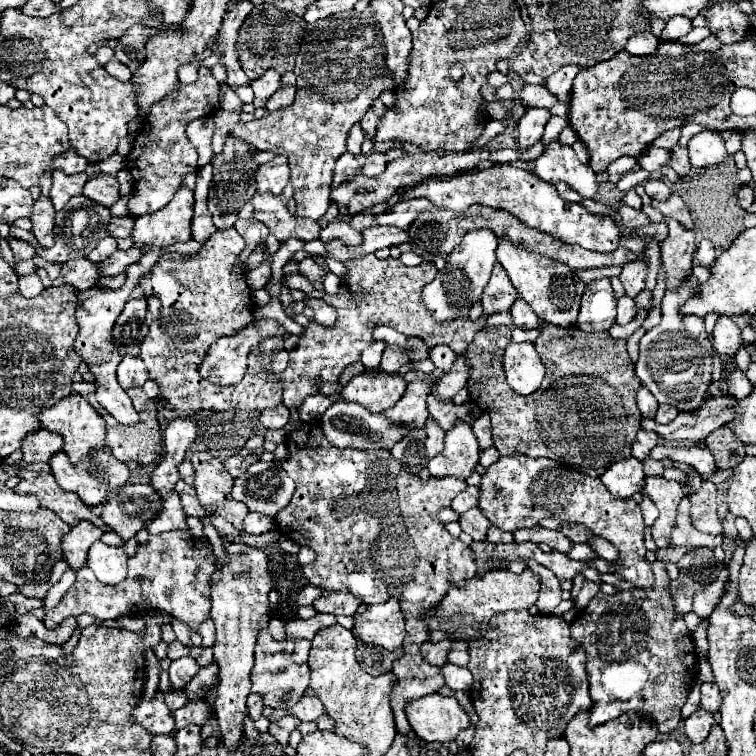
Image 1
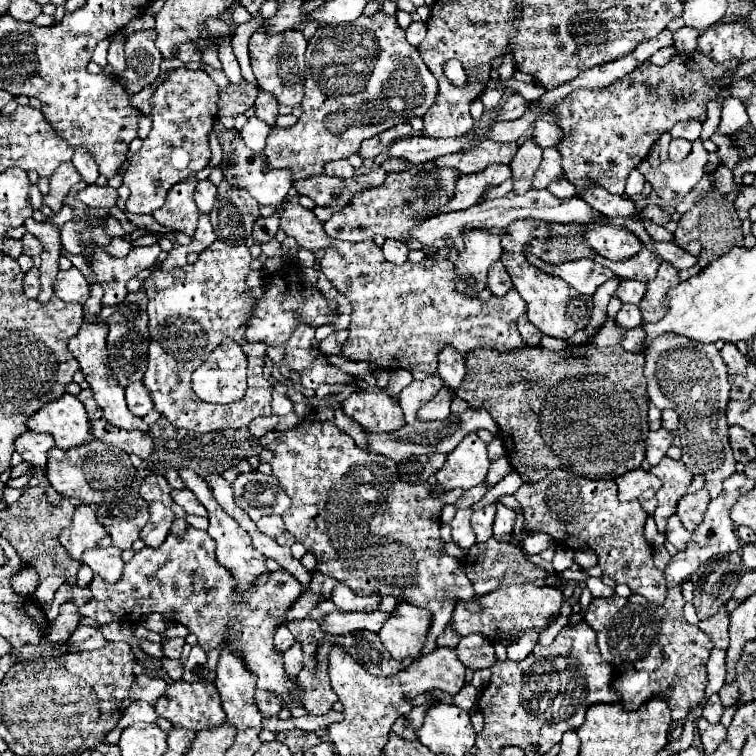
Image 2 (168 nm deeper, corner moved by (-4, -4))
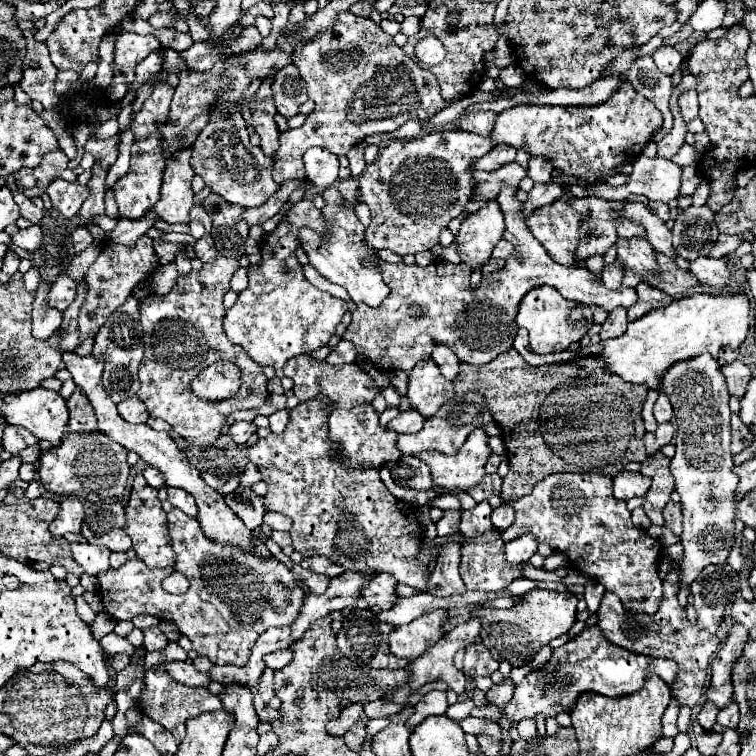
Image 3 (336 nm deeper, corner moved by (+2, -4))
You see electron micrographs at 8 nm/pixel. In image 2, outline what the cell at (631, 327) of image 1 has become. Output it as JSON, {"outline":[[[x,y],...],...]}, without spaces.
{"outline":[[[611,318],[603,324],[603,328],[599,330],[599,334],[595,334],[593,344],[597,348],[605,348],[605,346],[613,346],[613,344],[621,344],[621,340],[625,338],[627,330],[621,330]]]}

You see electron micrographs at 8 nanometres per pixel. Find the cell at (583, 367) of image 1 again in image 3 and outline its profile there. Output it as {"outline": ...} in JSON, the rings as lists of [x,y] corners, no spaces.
{"outline":[[[511,348],[509,352],[497,356],[489,366],[479,366],[465,374],[463,380],[455,378],[455,392],[463,396],[467,390],[477,390],[485,396],[491,416],[501,426],[509,458],[509,474],[503,478],[501,498],[505,502],[519,500],[531,492],[531,488],[549,474],[557,472],[595,472],[615,476],[627,462],[645,460],[647,452],[643,446],[643,420],[641,408],[647,396],[647,388],[627,384],[615,374],[607,374],[599,356],[579,358],[567,364],[545,364],[529,366],[521,354]]]}

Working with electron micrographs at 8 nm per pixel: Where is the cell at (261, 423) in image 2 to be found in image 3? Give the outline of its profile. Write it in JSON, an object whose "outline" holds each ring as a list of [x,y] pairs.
{"outline":[[[235,422],[229,428],[229,436],[235,440],[235,444],[245,444],[251,434],[255,434],[255,426],[251,422]]]}

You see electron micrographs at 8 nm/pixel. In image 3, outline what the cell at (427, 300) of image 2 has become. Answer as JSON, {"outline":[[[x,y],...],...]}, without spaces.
{"outline":[[[505,186],[497,196],[501,210],[505,214],[505,238],[513,246],[513,254],[507,258],[505,268],[483,278],[477,288],[471,286],[471,268],[467,264],[451,264],[447,260],[433,260],[427,266],[407,266],[407,264],[381,264],[381,274],[391,294],[383,300],[379,308],[369,308],[359,304],[353,312],[353,322],[347,326],[343,340],[355,344],[359,354],[365,354],[377,368],[385,372],[403,370],[409,374],[417,362],[431,358],[433,346],[445,344],[453,348],[461,342],[461,362],[483,366],[495,360],[501,352],[513,346],[517,324],[515,316],[523,296],[537,286],[553,286],[565,298],[585,304],[599,306],[611,312],[617,306],[629,308],[637,302],[637,292],[633,288],[621,286],[609,290],[601,284],[601,278],[587,268],[567,268],[557,264],[539,240],[535,240],[521,218],[521,202],[515,198],[517,188]]]}

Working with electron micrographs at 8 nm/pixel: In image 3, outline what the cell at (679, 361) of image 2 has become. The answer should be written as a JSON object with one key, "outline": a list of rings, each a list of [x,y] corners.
{"outline":[[[711,354],[671,366],[661,378],[661,390],[673,404],[671,424],[677,428],[673,438],[677,452],[671,460],[671,472],[677,480],[683,506],[681,544],[685,552],[679,562],[679,588],[687,588],[705,566],[723,566],[735,544],[735,490],[739,480],[733,472],[735,464],[729,452],[729,392],[719,364]]]}

